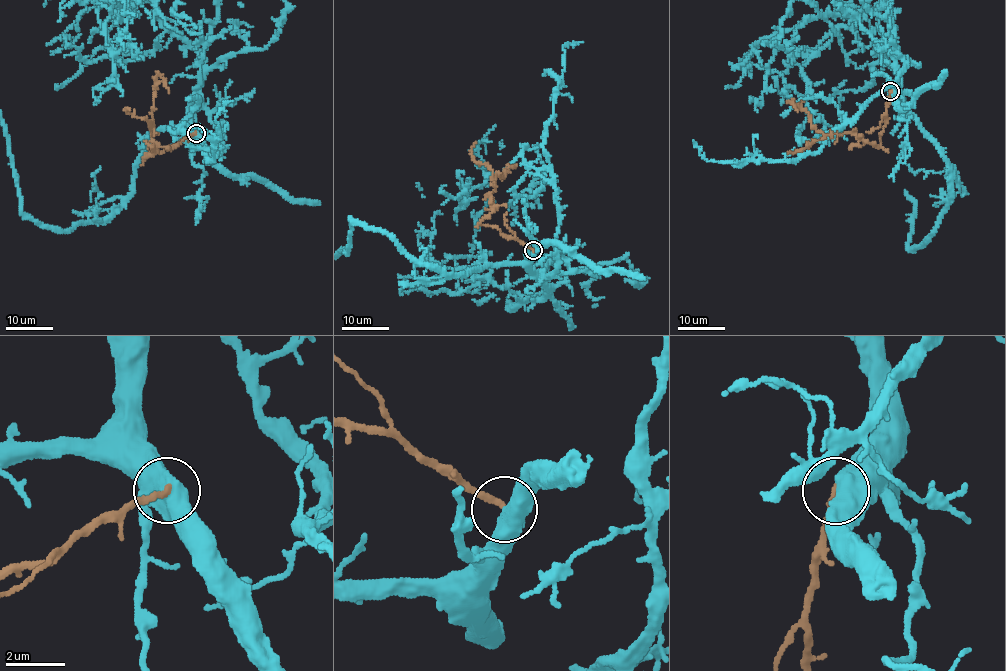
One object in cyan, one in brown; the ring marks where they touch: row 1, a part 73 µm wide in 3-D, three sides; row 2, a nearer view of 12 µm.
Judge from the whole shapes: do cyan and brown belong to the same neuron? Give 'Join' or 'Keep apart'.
Join

